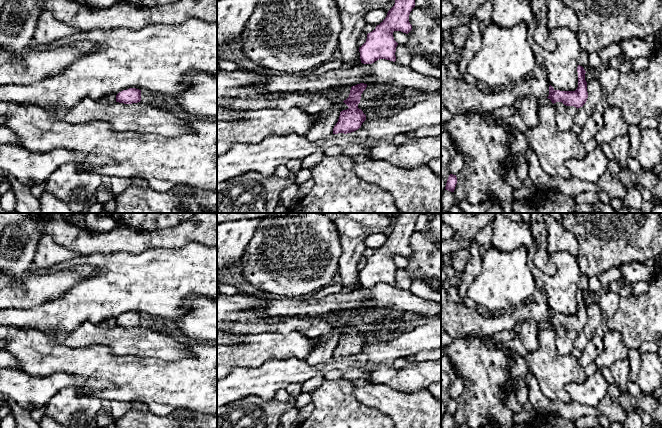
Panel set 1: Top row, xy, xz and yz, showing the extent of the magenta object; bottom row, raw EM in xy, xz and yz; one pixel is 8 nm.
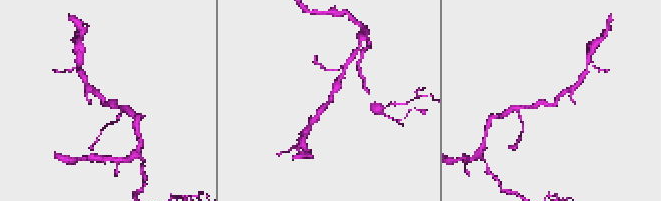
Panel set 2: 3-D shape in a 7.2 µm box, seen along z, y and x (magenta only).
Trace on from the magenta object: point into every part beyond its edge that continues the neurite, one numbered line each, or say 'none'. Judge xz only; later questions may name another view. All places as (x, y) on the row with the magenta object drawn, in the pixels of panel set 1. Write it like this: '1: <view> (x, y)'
none

